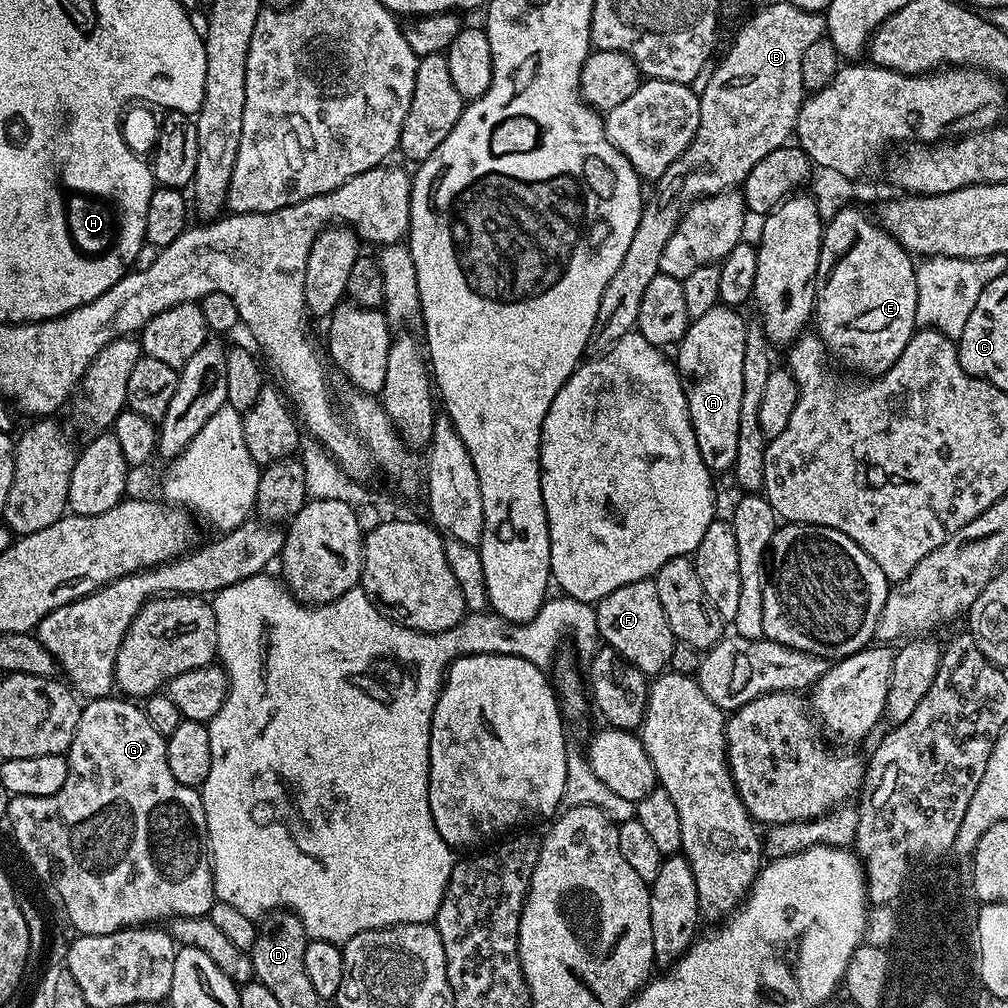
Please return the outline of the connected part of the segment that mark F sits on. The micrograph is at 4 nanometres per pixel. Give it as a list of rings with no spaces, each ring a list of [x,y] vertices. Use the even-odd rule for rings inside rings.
[[[655,579],[630,582],[626,586],[618,586],[614,594],[606,594],[595,605],[596,625],[600,631],[600,640],[607,647],[614,649],[627,664],[633,664],[649,678],[655,678],[669,667],[671,654],[677,646],[677,639],[670,630],[670,622],[666,622],[666,610],[662,610],[662,602],[658,602],[658,586]]]

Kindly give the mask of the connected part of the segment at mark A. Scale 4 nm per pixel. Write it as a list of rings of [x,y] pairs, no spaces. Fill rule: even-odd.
[[[717,306],[702,314],[702,318],[691,321],[684,336],[675,349],[674,363],[681,375],[680,391],[686,394],[688,407],[688,423],[690,431],[700,447],[702,462],[706,462],[709,472],[733,471],[738,454],[738,426],[742,414],[742,357],[746,350],[746,334],[748,324],[740,317],[741,313],[735,308]]]

